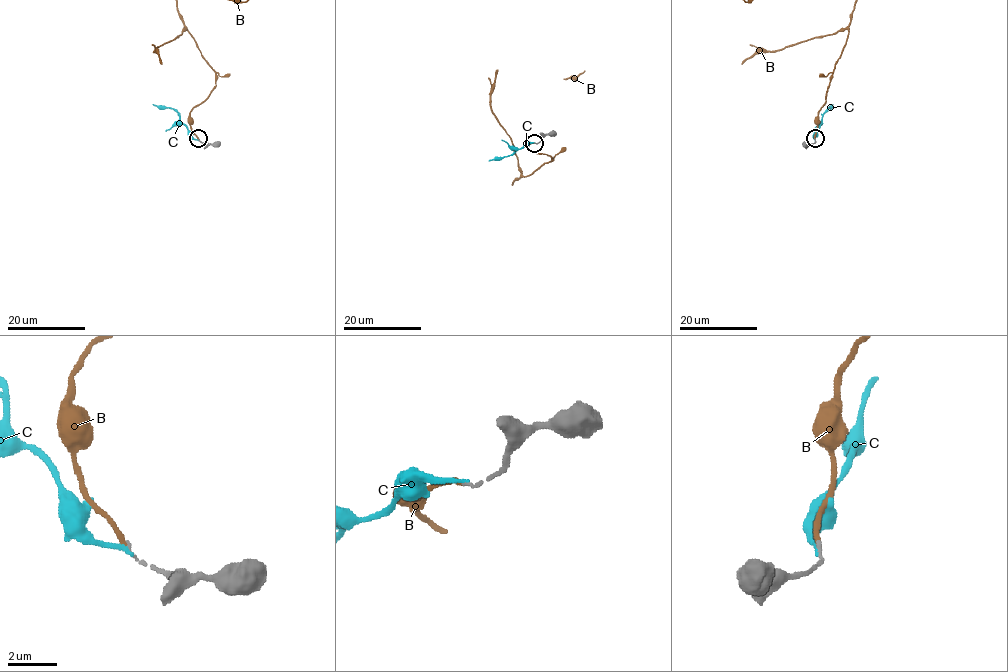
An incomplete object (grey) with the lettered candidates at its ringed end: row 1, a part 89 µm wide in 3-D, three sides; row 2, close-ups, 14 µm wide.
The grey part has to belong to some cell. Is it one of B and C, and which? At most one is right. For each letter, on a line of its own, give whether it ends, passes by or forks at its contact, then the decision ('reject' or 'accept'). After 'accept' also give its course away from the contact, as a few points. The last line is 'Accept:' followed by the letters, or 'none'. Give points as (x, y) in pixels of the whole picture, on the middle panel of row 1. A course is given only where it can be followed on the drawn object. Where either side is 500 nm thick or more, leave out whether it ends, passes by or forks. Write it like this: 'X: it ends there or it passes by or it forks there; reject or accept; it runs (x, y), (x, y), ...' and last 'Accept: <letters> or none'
B: it ends there; accept
C: it ends there; reject
Accept: B

